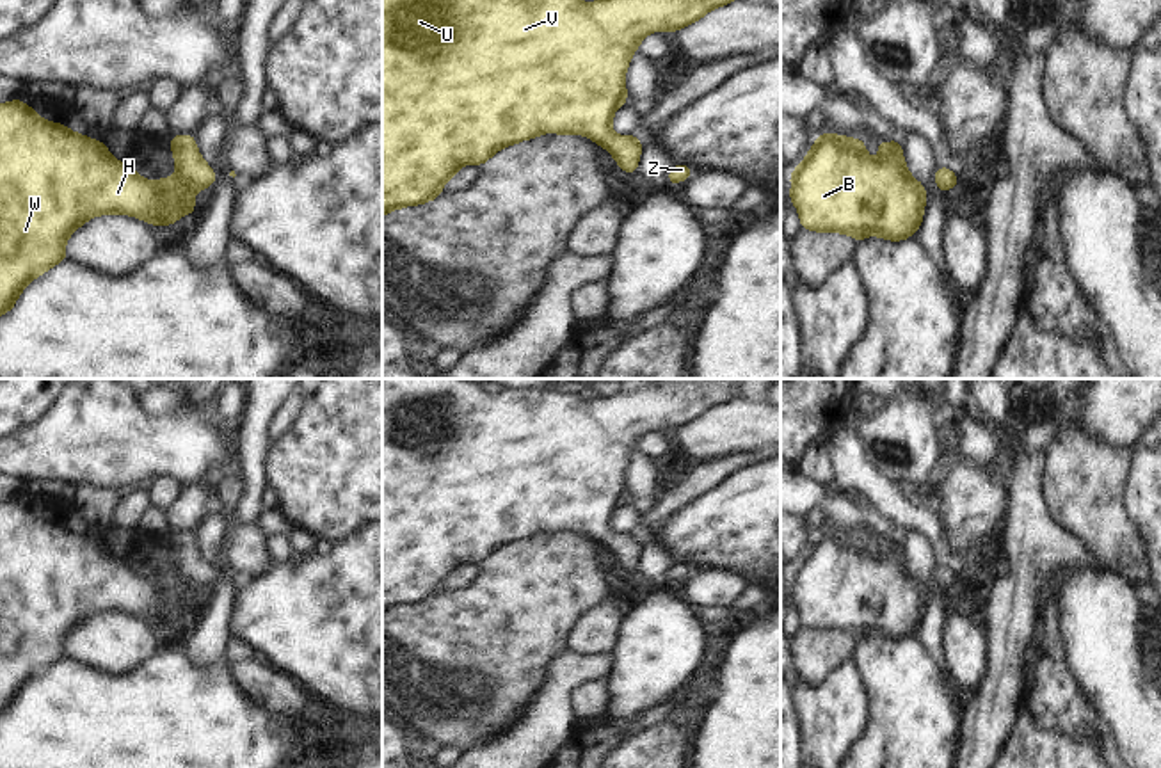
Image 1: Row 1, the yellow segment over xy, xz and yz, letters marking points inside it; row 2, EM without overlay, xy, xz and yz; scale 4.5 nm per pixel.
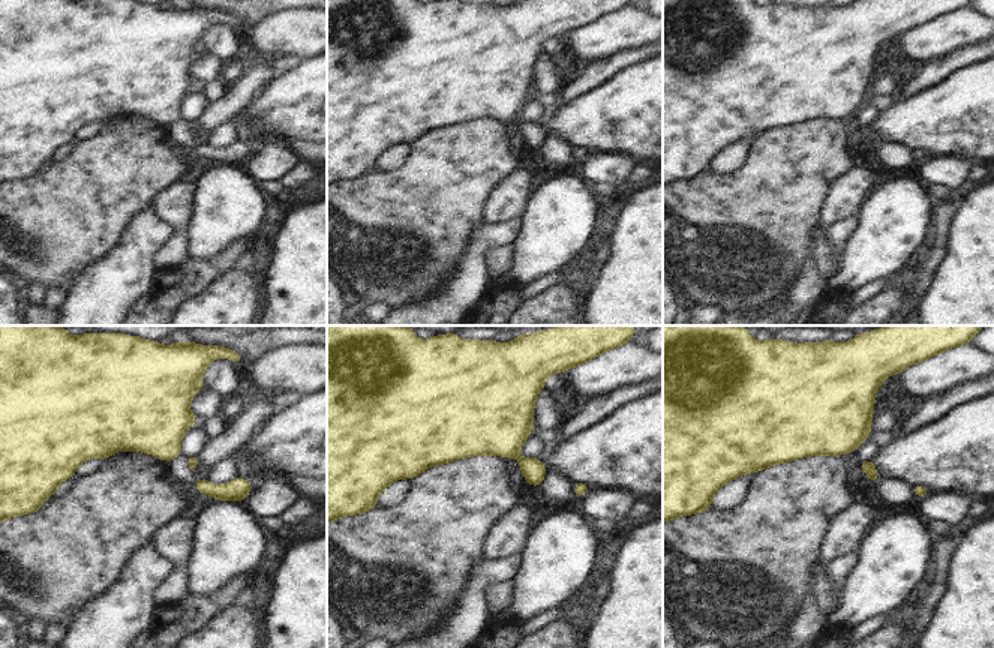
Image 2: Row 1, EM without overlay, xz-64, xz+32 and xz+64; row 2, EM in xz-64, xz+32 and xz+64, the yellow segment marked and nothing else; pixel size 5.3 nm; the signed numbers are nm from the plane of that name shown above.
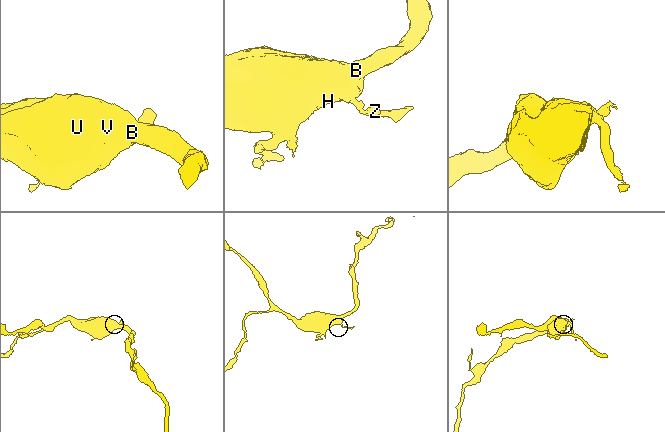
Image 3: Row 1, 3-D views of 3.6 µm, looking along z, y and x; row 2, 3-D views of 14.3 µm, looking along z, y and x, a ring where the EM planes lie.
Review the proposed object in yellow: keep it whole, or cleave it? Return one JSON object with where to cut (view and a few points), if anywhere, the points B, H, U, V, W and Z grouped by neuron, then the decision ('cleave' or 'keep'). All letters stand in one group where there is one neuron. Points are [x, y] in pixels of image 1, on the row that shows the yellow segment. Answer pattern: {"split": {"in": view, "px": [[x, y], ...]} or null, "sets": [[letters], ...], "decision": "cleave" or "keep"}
{"split": null, "sets": [["B", "H", "U", "V", "W", "Z"]], "decision": "keep"}

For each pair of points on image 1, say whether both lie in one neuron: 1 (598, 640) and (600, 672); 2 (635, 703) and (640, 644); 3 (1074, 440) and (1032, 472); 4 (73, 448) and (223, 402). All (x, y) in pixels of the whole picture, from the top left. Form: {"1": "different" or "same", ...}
{"1": "different", "2": "same", "3": "different", "4": "different"}

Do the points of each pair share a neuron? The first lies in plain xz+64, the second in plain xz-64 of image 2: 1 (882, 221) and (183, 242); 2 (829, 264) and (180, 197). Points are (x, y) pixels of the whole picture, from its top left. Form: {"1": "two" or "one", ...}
{"1": "two", "2": "one"}

